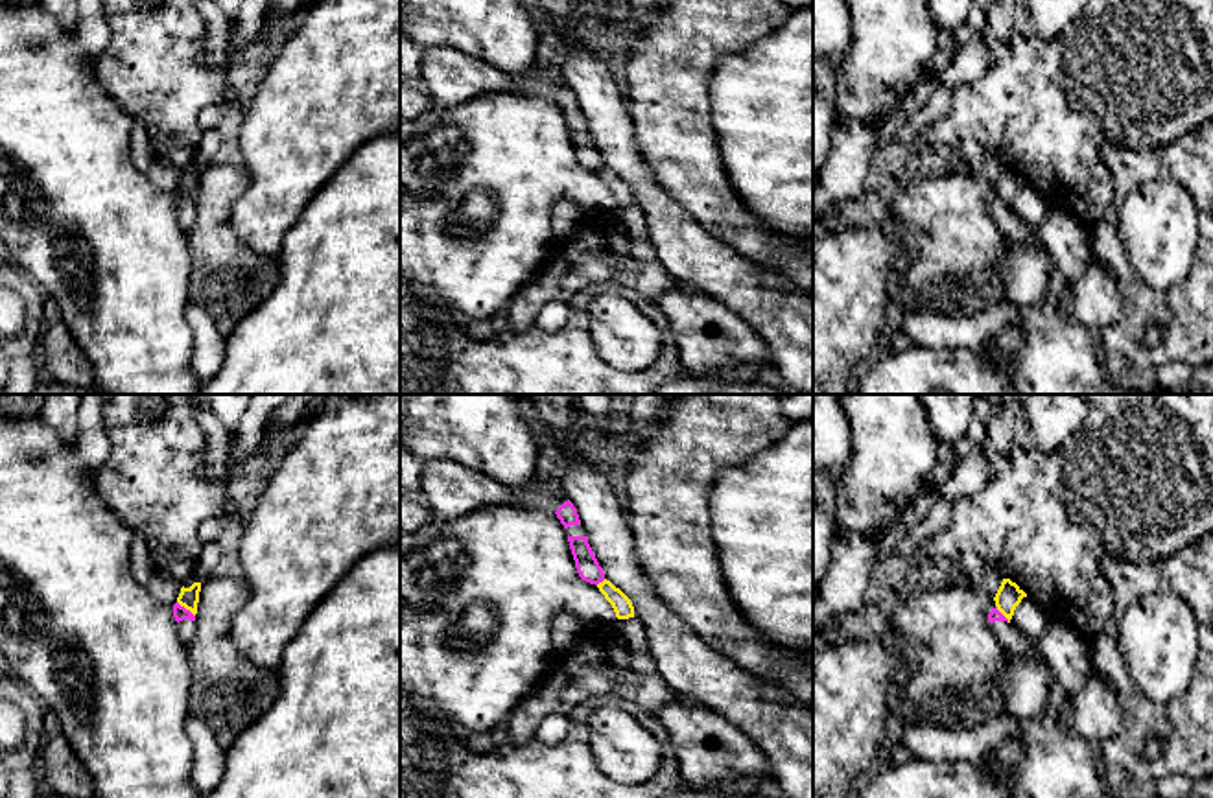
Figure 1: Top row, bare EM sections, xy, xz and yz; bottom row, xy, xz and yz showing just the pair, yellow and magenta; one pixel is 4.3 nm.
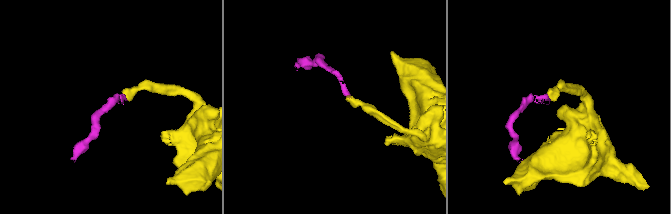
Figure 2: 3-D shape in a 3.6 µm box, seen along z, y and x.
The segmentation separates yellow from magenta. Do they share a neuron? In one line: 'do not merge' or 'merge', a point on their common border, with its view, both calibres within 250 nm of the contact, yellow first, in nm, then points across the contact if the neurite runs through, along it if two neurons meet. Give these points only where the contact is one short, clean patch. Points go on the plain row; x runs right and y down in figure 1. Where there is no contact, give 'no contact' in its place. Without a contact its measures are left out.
do not merge | xy (187, 196) | 90/60 nm | along xy (177, 188), (194, 203)

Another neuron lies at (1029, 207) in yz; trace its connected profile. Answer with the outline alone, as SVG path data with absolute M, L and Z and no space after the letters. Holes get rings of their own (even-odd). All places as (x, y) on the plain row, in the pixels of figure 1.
M1023 184L1016 194L1010 212L1030 227L1042 227L1049 216L1049 208L1042 197L1030 184Z

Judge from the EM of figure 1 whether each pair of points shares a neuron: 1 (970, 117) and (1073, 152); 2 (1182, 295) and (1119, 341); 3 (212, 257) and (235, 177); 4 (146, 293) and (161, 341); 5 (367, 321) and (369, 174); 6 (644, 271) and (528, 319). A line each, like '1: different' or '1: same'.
1: same
2: same
3: same
4: same
5: same
6: same

